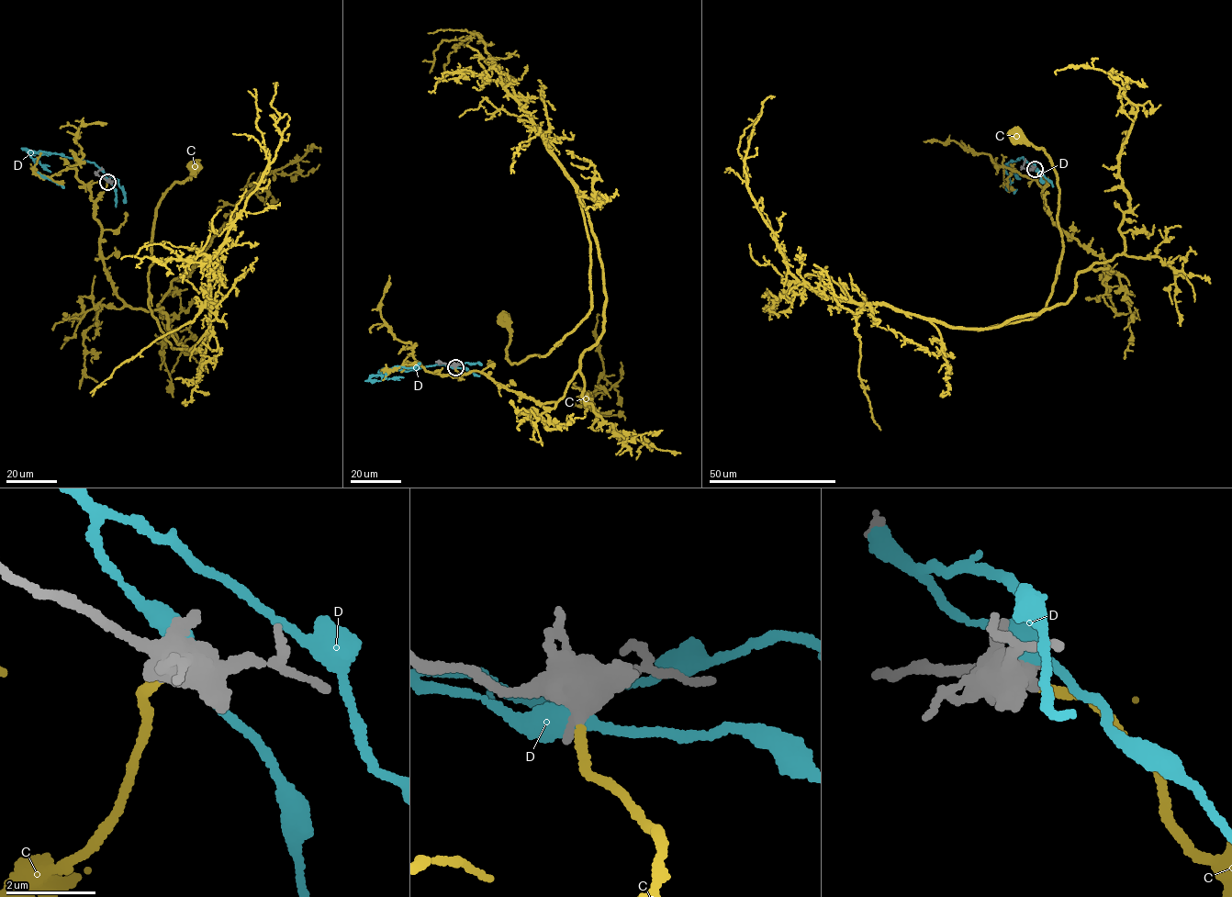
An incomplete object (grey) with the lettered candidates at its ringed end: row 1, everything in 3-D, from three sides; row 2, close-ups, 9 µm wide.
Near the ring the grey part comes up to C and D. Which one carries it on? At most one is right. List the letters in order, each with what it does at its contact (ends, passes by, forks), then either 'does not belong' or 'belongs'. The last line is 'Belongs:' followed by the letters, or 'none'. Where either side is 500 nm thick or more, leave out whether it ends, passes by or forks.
C: belongs
D: does not belong
Belongs: C

